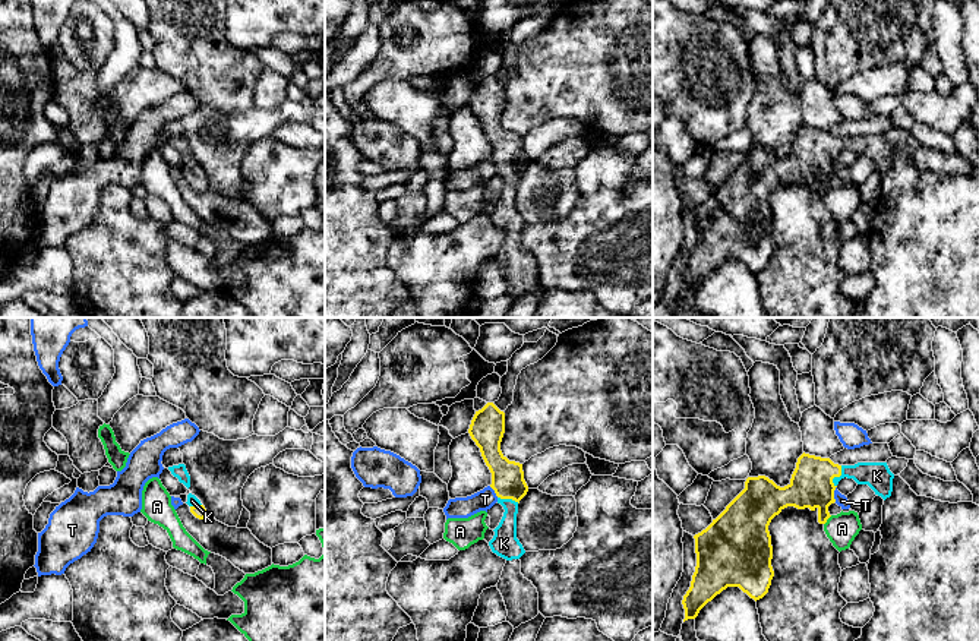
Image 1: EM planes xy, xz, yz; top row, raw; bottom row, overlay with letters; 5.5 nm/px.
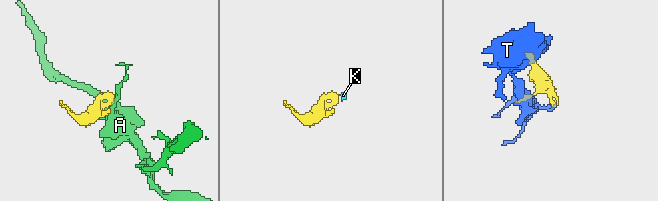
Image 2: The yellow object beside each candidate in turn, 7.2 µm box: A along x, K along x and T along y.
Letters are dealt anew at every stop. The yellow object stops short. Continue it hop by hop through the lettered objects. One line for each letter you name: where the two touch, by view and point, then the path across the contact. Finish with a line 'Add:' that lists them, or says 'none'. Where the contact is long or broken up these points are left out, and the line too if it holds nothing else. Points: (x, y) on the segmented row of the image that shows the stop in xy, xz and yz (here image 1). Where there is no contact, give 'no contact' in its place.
K: meets yellow in yz at (837, 476)
Add: K

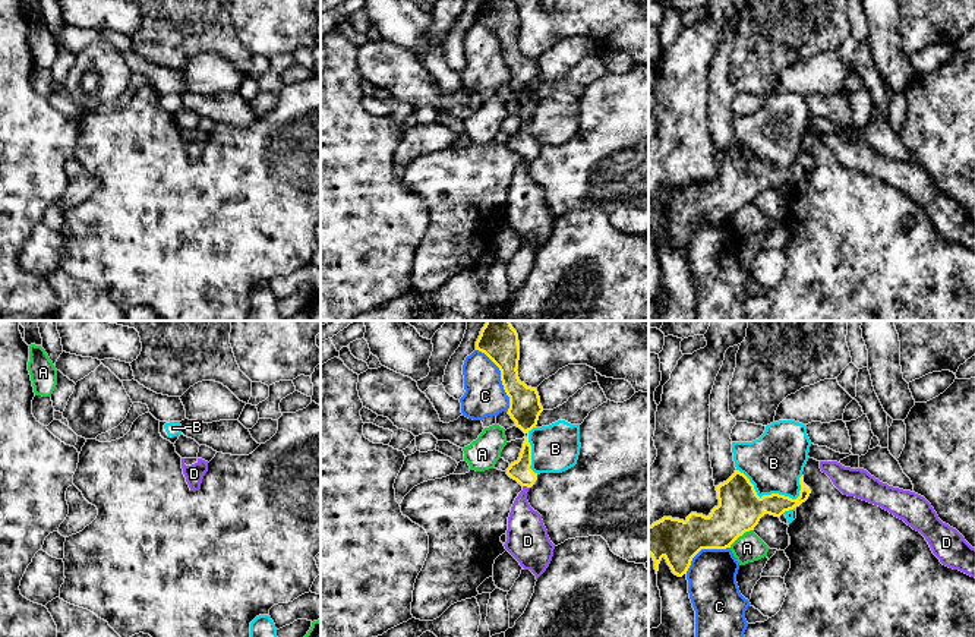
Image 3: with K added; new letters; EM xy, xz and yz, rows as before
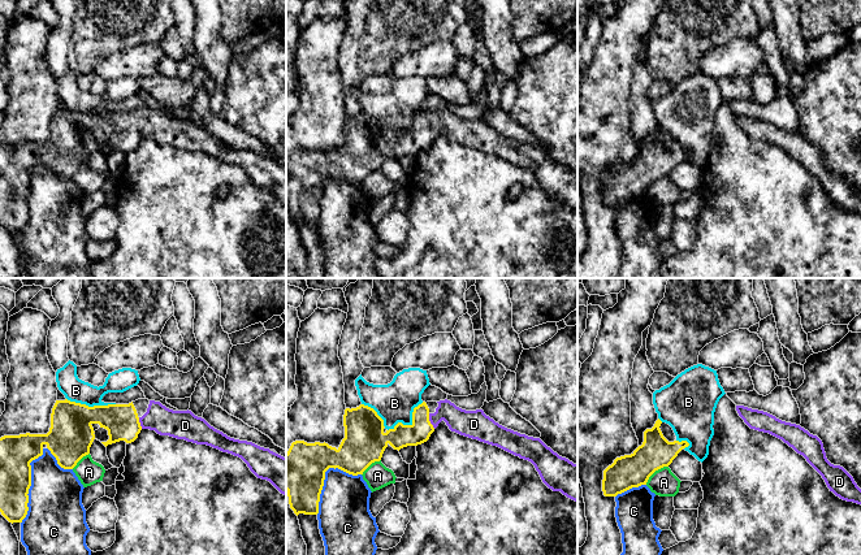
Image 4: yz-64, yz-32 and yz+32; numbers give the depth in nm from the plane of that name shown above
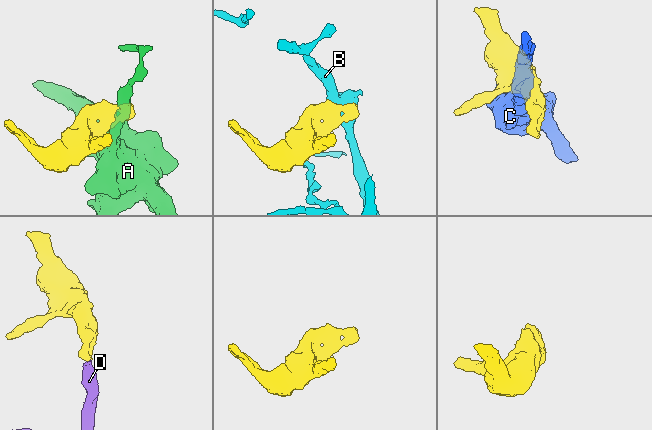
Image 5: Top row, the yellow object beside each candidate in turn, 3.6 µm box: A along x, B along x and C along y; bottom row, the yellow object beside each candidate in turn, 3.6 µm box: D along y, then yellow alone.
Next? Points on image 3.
D: meets yellow in xz at (526, 485); runs through xz (520, 470), (526, 478), (526, 485), (526, 530)
Add: D

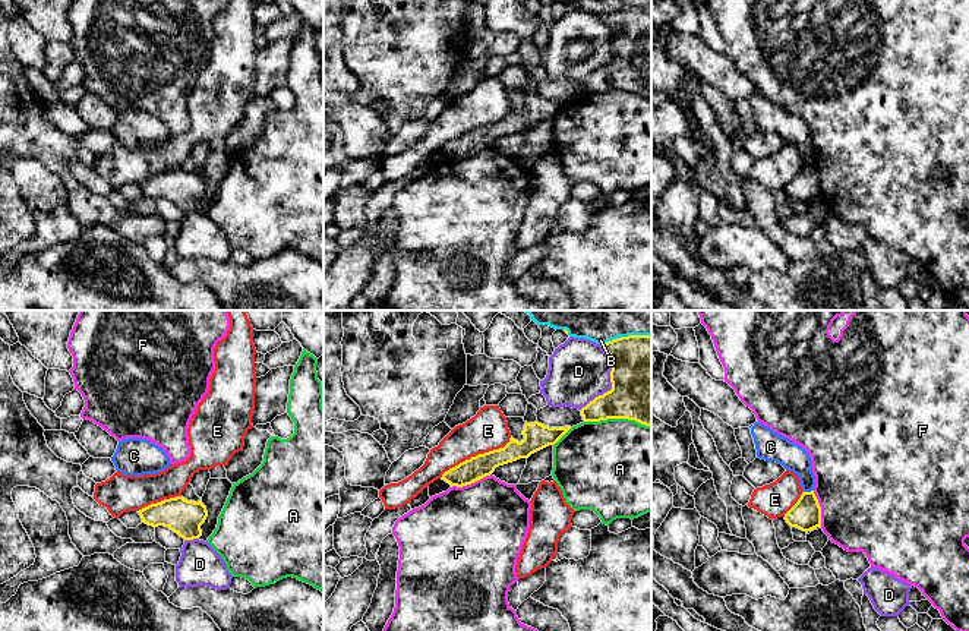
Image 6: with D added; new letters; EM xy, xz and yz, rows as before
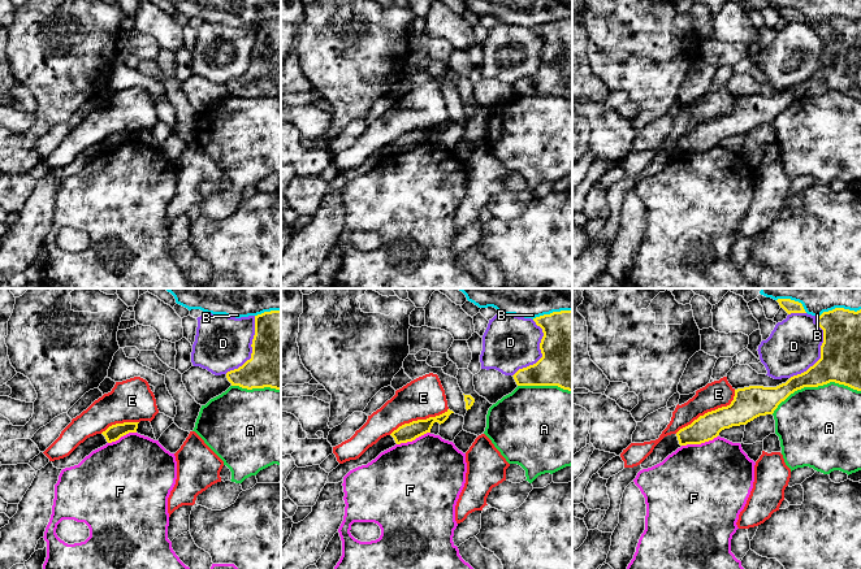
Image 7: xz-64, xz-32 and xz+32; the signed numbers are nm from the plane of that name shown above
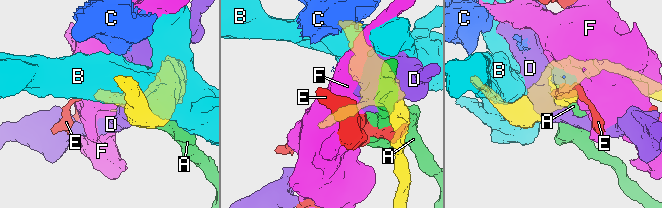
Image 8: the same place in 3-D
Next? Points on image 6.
Add: none

